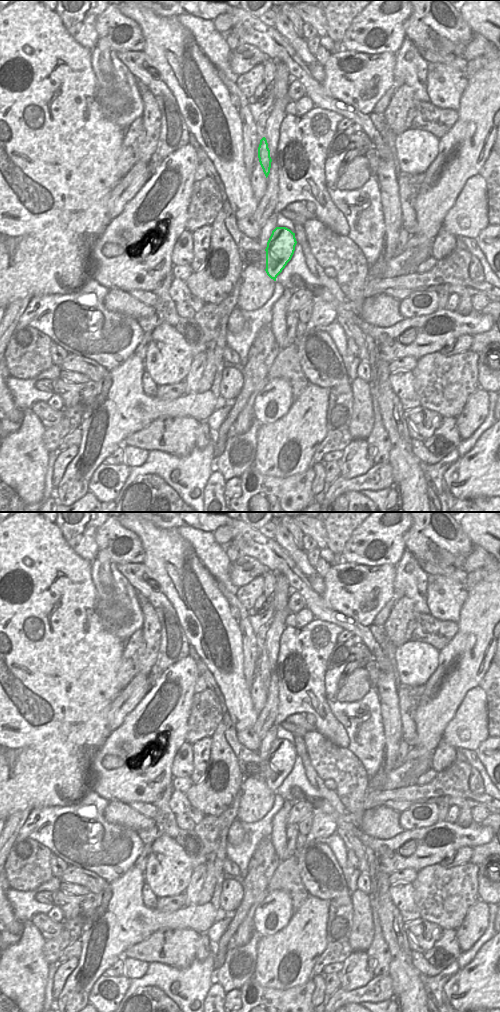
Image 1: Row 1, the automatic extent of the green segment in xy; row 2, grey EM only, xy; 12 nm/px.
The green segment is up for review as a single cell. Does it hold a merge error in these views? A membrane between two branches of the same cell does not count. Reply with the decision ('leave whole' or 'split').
leave whole

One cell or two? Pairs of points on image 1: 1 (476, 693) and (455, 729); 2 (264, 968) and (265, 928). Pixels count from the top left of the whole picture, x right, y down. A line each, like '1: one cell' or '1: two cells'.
1: one cell
2: two cells

